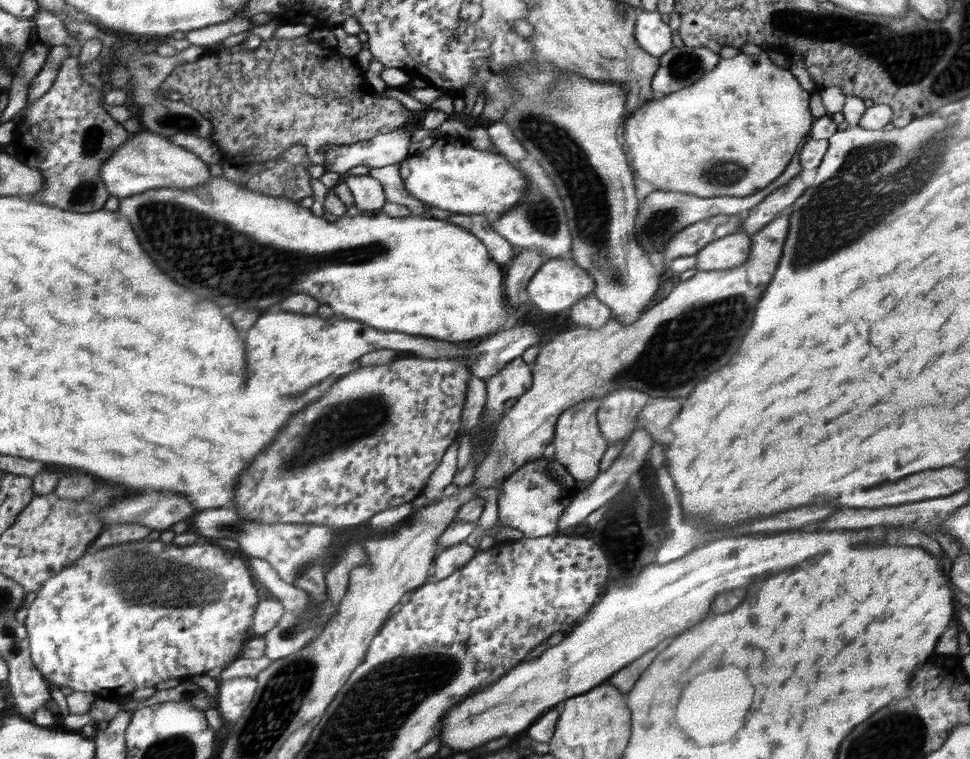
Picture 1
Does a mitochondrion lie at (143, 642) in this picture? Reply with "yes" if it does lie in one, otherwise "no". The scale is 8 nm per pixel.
no

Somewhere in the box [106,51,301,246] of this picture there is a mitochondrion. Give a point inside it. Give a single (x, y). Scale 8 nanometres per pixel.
(147, 67)

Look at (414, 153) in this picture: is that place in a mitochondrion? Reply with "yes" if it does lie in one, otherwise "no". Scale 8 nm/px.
no

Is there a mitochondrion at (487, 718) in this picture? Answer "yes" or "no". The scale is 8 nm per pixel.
no

